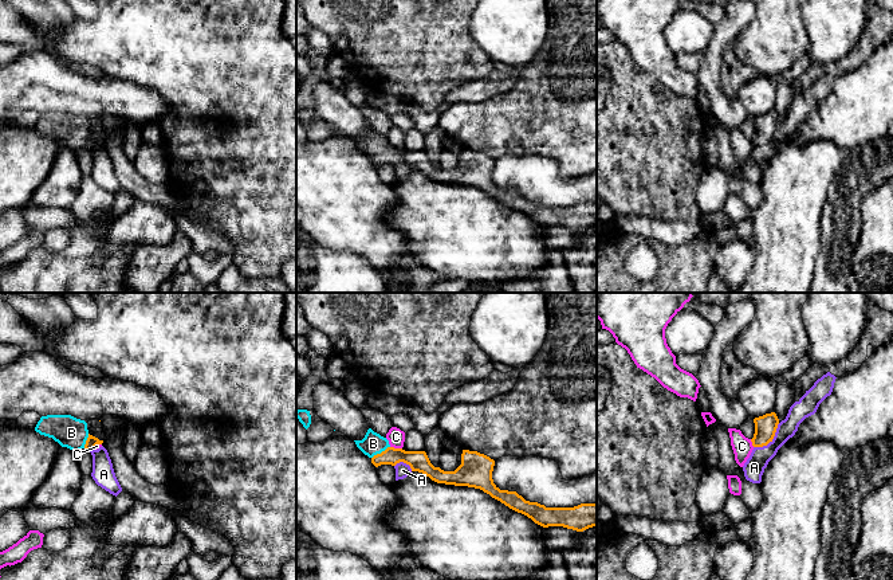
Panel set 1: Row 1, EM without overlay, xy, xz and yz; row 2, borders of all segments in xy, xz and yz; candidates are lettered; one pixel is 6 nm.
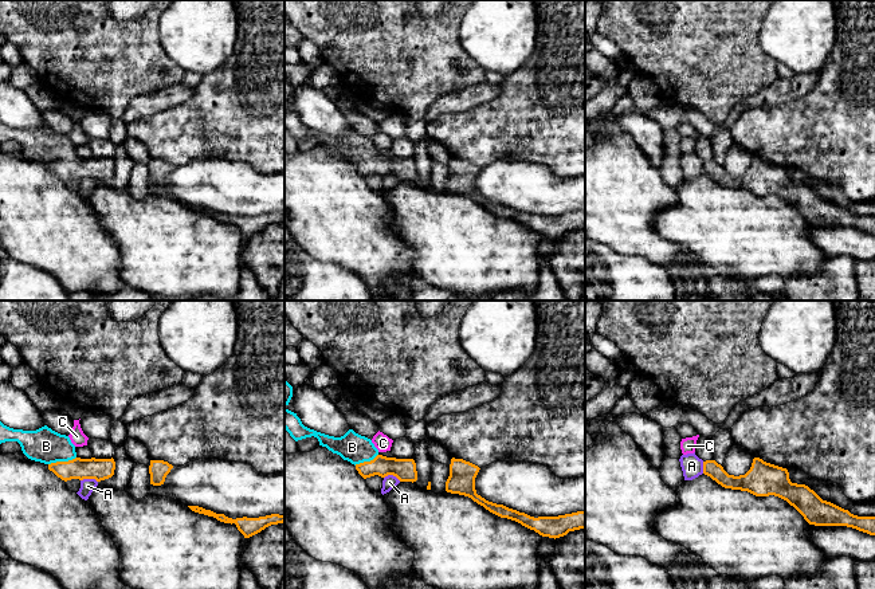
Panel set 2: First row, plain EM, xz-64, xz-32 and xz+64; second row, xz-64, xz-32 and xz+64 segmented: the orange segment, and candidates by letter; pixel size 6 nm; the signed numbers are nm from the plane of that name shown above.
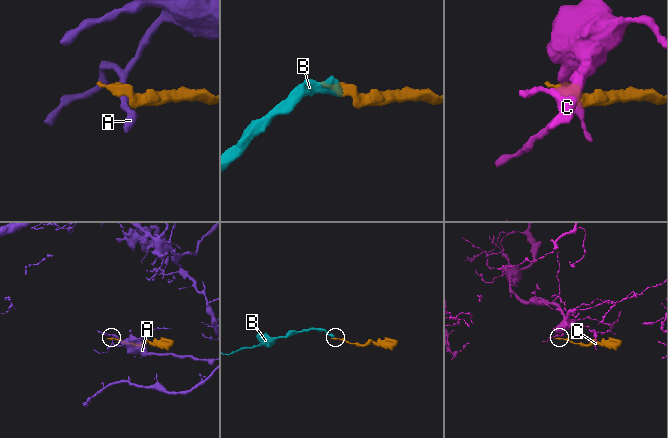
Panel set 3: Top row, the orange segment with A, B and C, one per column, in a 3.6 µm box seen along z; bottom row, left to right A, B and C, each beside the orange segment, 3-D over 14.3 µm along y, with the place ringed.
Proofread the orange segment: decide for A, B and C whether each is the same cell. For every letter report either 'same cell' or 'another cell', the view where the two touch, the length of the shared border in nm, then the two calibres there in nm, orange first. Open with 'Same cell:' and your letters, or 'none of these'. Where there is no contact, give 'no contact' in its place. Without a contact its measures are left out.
Same cell: B
A: another cell; meets orange in yz; contact 220 nm long; 130 nm thick on the orange side, 120 nm on the other
B: same cell; meets orange in xz; contact 130 nm long; 120 nm thick on the orange side, 140 nm on the other
C: another cell; meets orange in xz; contact 70 nm long; 120 nm thick on the orange side, 100 nm on the other

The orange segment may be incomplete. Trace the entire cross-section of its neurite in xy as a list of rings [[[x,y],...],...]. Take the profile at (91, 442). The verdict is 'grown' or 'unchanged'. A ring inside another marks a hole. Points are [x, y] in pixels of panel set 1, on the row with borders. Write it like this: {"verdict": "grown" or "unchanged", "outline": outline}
{"verdict": "grown", "outline": [[[47,415],[38,422],[35,431],[40,435],[52,438],[62,447],[72,451],[86,448],[91,451],[103,440],[88,434],[87,423],[71,415]]]}

